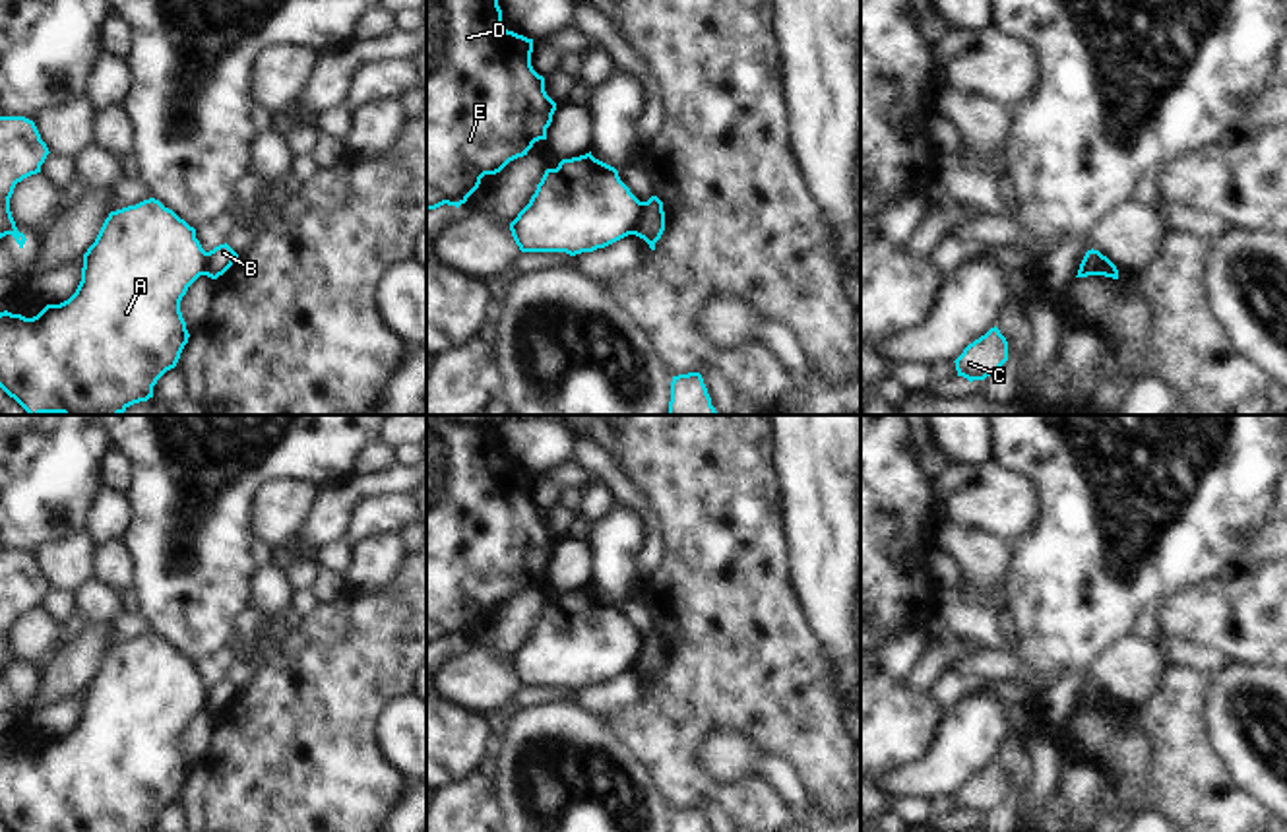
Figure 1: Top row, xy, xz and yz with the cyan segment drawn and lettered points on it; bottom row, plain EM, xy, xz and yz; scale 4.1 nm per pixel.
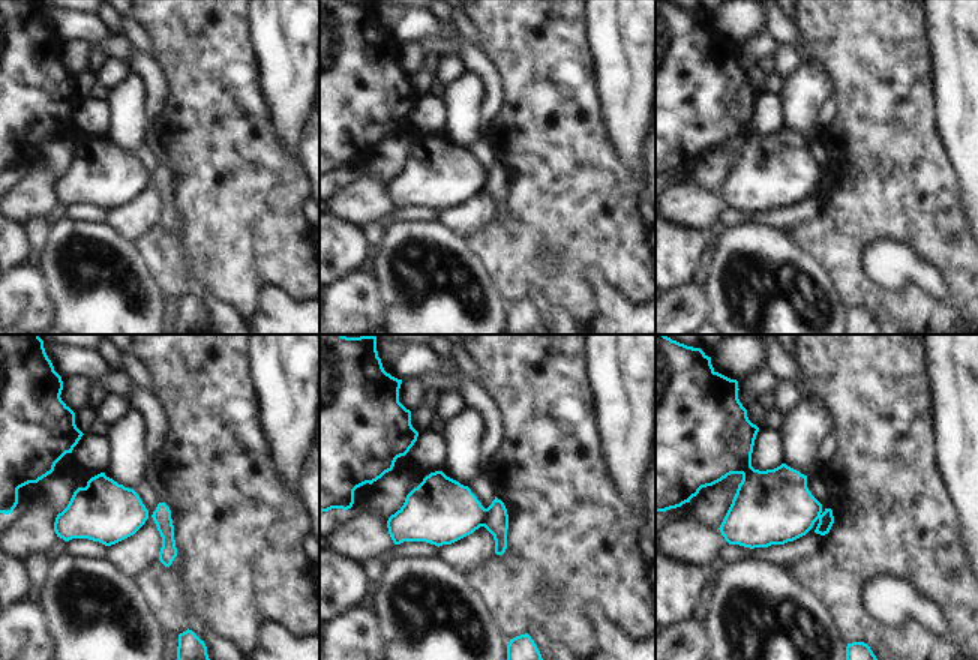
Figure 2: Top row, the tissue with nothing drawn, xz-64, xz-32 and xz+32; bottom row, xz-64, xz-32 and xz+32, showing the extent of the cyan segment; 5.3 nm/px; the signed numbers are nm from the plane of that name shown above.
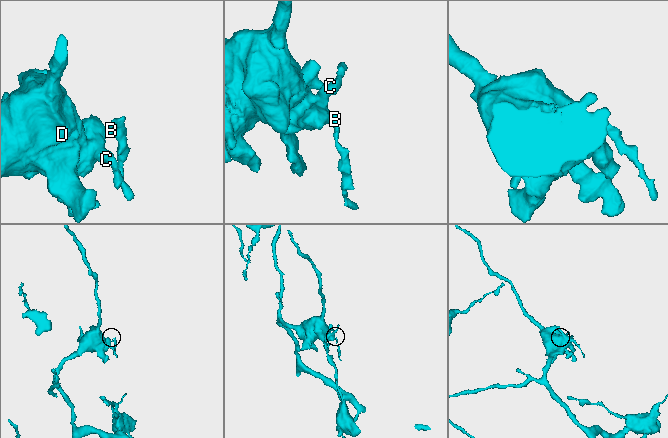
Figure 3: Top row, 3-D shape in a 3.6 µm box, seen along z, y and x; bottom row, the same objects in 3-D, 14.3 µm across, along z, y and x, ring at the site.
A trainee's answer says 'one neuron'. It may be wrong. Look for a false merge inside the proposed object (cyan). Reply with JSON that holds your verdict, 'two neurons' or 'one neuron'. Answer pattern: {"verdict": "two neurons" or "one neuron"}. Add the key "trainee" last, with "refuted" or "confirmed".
{"verdict": "two neurons", "trainee": "refuted"}

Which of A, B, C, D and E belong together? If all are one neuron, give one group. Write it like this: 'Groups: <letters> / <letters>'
Groups: A C D E / B.

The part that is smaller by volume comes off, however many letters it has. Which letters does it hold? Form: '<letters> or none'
B

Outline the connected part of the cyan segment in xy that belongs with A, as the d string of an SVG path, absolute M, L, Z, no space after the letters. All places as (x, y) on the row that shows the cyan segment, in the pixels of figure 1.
M159 200L110 211L68 301L33 318L0 312L0 388L29 415L120 415L147 401L188 343L180 301L204 275L205 260L196 229Z

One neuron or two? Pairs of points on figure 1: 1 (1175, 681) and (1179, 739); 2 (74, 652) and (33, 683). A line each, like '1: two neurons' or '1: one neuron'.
1: one neuron
2: one neuron

